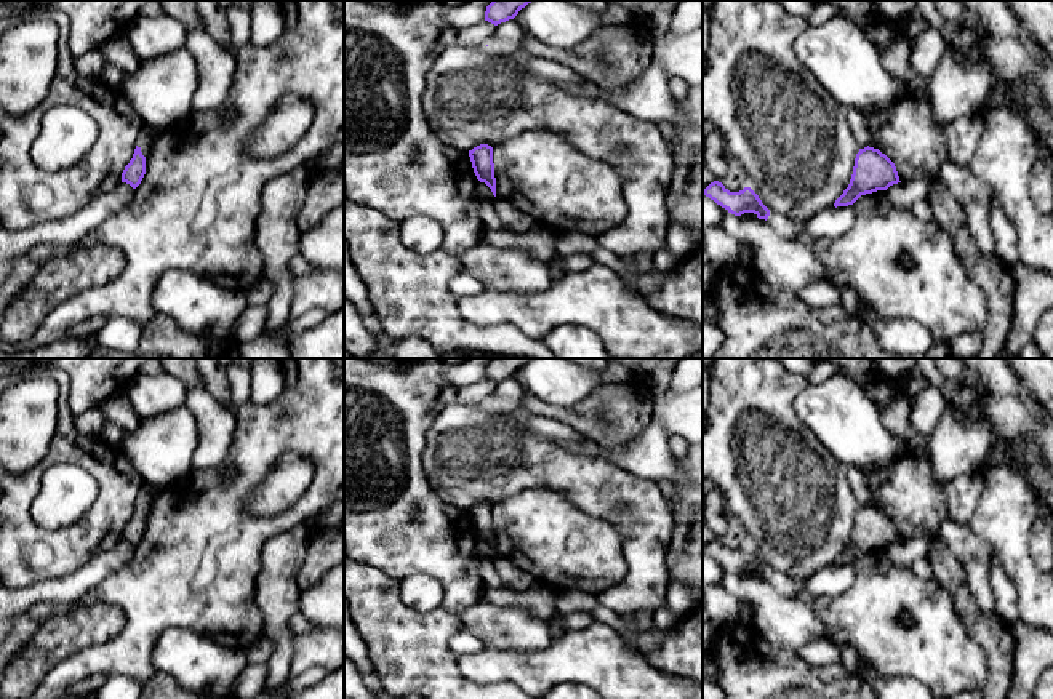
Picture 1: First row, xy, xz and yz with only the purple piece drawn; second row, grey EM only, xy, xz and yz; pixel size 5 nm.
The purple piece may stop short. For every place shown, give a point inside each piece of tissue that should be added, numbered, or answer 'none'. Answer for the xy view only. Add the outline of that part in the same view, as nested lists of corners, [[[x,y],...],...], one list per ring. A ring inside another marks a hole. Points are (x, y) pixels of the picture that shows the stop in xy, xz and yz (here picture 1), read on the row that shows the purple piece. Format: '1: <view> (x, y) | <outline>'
1: xy (146, 138) | [[[144,126],[144,130],[138,136],[136,146],[141,149],[142,155],[146,157],[146,163],[150,155],[152,144],[157,134],[158,134],[157,130]]]

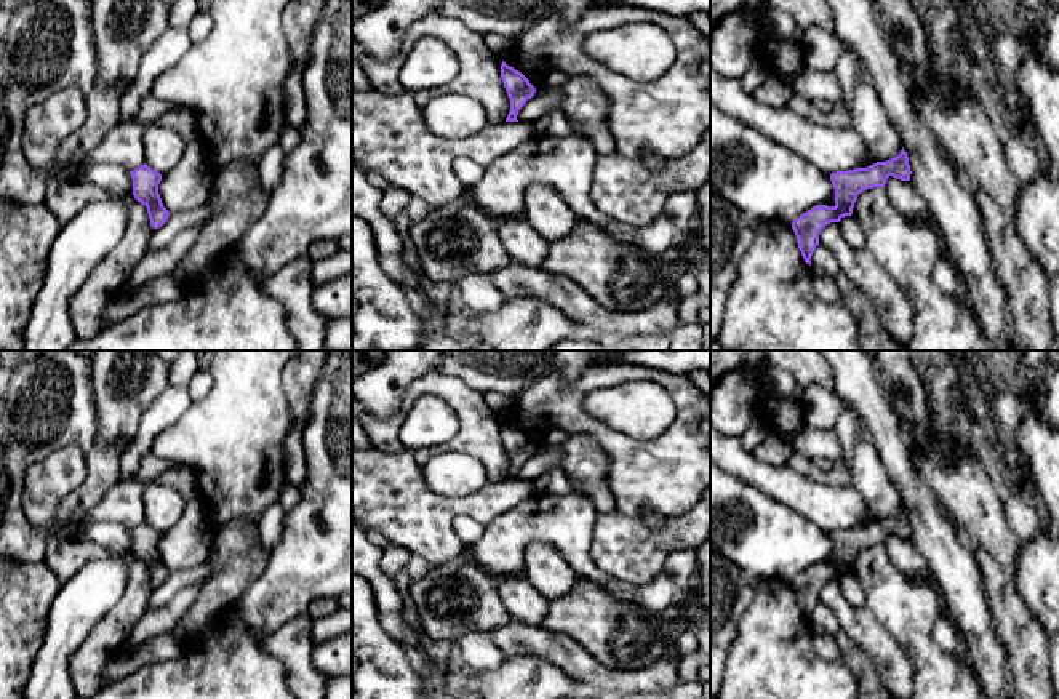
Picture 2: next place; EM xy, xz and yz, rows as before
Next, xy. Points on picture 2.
none

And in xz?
none

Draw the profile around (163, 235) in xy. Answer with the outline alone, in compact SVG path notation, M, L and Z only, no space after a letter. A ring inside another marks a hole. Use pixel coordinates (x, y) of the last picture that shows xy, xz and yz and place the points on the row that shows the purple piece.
M208 203L187 211L171 213L162 227L154 229L147 251L168 246L181 230L192 226L203 226L210 216L211 206Z

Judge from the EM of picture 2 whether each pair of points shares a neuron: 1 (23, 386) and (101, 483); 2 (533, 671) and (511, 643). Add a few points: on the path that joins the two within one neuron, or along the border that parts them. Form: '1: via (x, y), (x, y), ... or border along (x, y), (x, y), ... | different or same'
1: via (48, 407), (96, 458) | same
2: border along (507, 656), (538, 656), (557, 667) | different

